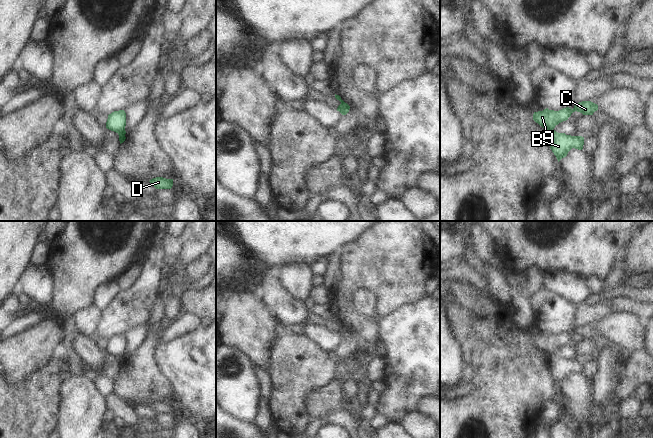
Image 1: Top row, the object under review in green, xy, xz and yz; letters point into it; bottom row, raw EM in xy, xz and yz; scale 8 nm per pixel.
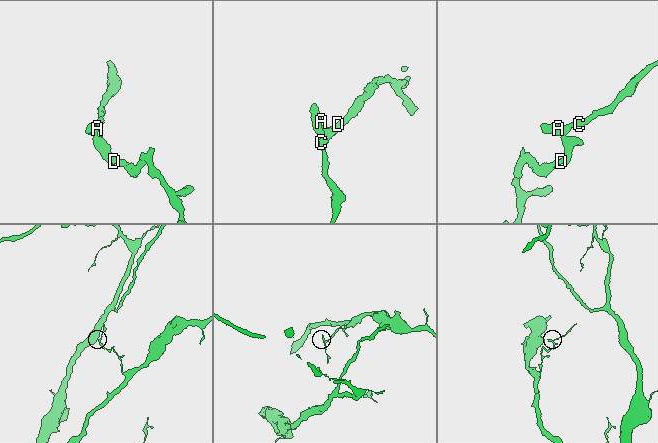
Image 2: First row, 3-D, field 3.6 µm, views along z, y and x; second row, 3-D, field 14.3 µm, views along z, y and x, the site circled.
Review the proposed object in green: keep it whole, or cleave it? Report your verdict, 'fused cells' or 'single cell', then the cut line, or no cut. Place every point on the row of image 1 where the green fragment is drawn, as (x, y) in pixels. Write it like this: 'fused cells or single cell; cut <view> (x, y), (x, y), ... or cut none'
fused cells; cut xy (124, 130), (118, 133)

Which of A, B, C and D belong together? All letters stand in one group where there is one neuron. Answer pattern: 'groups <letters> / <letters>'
groups A C / B D

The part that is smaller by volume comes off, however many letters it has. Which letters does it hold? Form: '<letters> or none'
A, C

